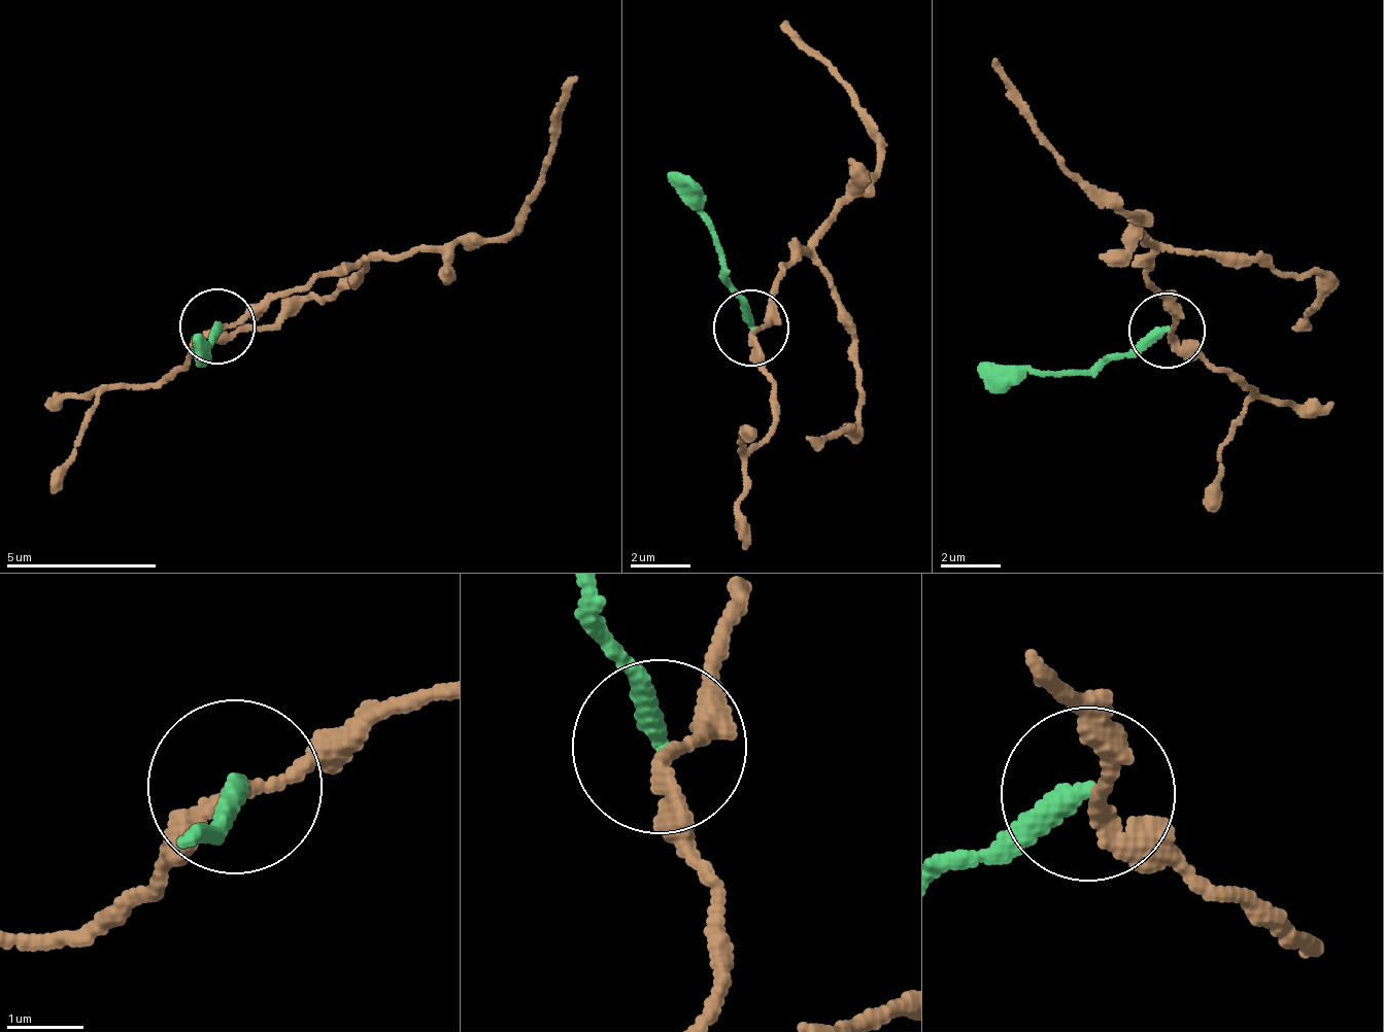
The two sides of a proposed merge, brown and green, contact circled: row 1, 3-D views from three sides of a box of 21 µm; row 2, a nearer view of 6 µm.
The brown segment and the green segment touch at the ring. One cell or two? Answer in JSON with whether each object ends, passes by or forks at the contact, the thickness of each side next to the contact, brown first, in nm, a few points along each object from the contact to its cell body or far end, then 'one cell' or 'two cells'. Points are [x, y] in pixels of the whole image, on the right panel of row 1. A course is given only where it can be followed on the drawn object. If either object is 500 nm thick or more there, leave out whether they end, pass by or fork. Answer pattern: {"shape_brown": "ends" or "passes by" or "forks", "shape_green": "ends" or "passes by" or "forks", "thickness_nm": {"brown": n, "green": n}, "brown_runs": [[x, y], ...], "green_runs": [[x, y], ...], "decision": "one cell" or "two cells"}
{"shape_brown": "passes by", "shape_green": "ends", "thickness_nm": {"brown": 150, "green": 280}, "brown_runs": [[1169, 329], [1152, 250], [1126, 211], [1108, 210], [993, 60]], "green_runs": [[1169, 329], [1091, 376], [978, 369]], "decision": "two cells"}

